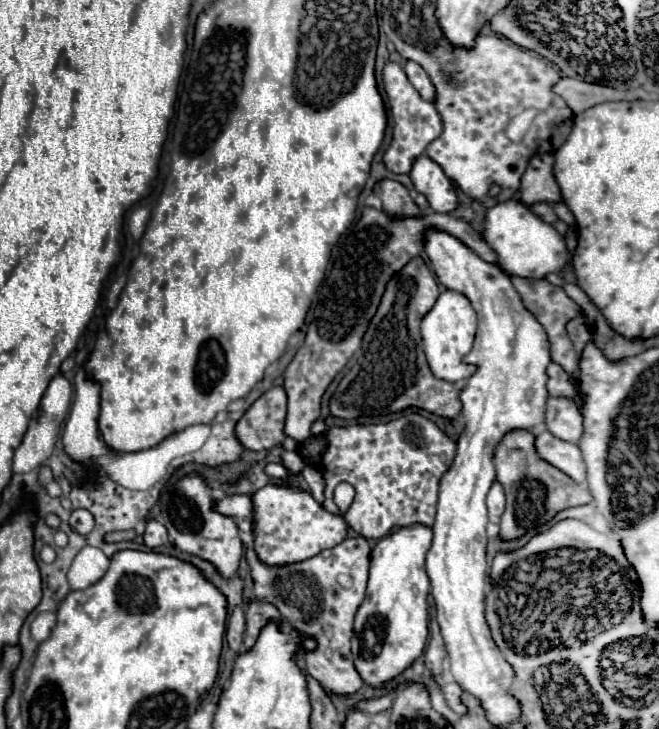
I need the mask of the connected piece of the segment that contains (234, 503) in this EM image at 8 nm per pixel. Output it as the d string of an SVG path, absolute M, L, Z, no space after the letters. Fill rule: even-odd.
M225 495L213 503L213 511L237 519L239 531L251 531L253 525L253 511L251 511L251 497L249 495Z

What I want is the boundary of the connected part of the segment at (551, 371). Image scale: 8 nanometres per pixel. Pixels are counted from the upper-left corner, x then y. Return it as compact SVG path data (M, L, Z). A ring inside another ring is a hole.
M551 363L547 367L547 375L549 375L549 383L547 383L547 391L551 397L573 397L575 395L575 385L571 381L571 377L567 375L567 371L563 371L563 367L559 367L559 363Z

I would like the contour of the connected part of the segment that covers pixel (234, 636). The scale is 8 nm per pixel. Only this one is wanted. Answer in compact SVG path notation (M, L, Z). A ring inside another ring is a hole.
M235 607L231 617L229 617L229 623L227 623L227 643L229 647L237 653L241 651L241 645L243 645L243 631L245 631L245 619L243 619L243 607Z

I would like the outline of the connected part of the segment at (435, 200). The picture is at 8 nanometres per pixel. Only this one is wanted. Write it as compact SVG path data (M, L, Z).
M421 155L415 161L415 167L409 175L415 189L427 197L431 209L435 209L437 213L451 213L459 207L459 197L451 179L427 155Z

